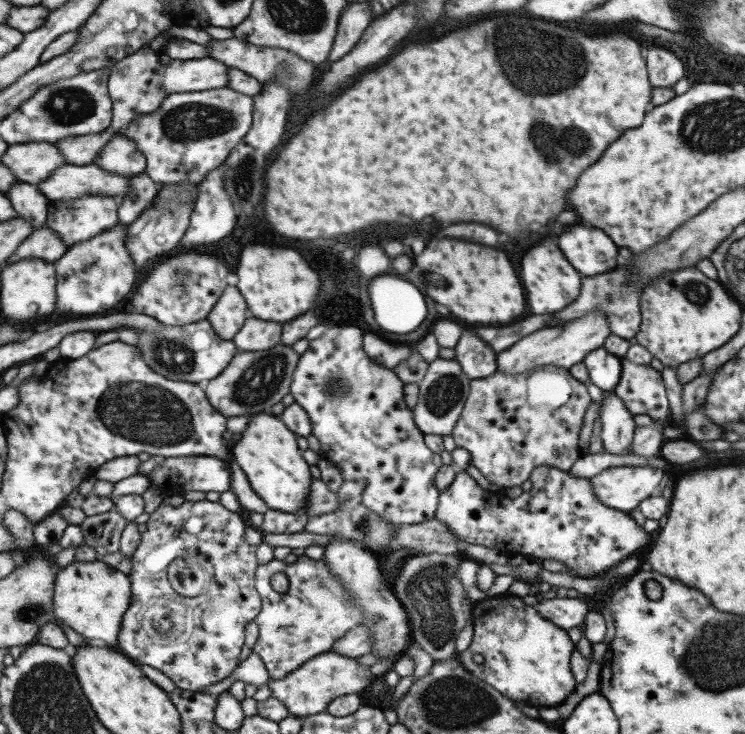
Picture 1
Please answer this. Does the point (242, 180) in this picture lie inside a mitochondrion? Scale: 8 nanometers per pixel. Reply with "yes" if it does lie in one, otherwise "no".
yes

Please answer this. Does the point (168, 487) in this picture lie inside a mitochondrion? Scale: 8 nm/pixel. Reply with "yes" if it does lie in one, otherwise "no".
no

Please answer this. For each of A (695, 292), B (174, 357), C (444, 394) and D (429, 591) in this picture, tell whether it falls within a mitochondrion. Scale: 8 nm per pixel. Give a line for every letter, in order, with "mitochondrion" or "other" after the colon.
A: mitochondrion
B: mitochondrion
C: mitochondrion
D: mitochondrion

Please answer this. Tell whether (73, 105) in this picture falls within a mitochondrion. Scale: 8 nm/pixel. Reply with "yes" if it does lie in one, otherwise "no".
yes

